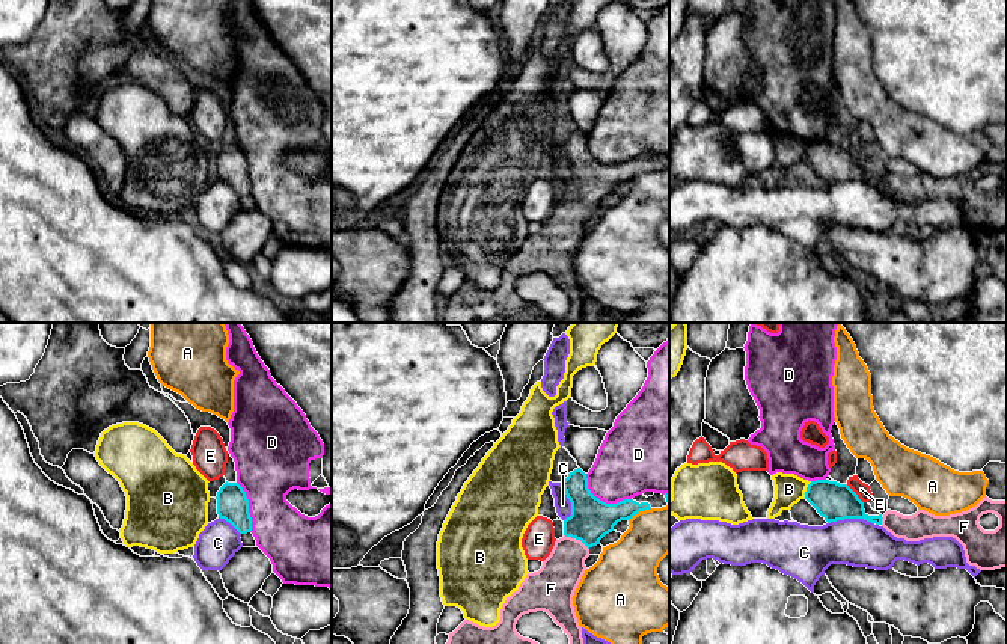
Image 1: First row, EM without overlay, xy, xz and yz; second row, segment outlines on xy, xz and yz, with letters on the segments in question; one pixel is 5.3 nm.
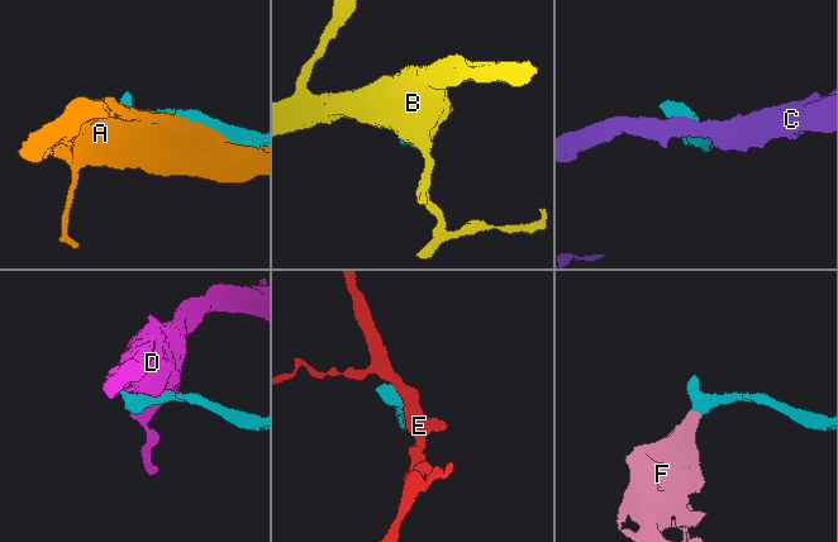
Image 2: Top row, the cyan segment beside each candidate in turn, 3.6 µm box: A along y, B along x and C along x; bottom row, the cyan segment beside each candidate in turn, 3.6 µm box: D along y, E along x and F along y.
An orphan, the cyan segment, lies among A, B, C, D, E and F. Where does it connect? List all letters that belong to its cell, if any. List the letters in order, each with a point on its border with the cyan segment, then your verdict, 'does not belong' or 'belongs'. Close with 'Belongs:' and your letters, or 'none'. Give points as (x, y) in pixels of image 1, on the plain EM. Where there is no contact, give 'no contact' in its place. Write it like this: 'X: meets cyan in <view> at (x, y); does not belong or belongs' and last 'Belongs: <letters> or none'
A: meets cyan in xz at (639, 172); does not belong
B: meets cyan in yz at (807, 153); does not belong
C: meets cyan in yz at (850, 180); does not belong
D: meets cyan in xz at (602, 163); does not belong
E: meets cyan in yz at (855, 156); does not belong
F: meets cyan in xz at (576, 201); belongs
Belongs: F

